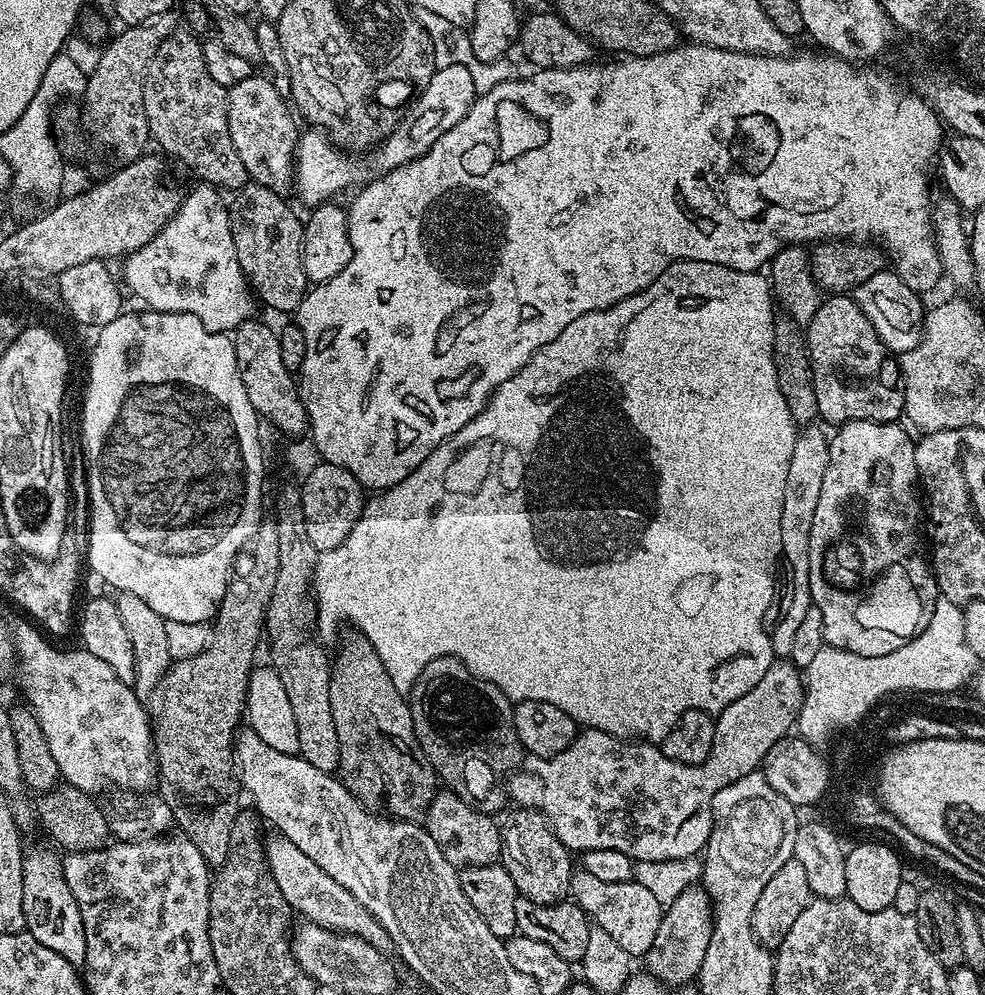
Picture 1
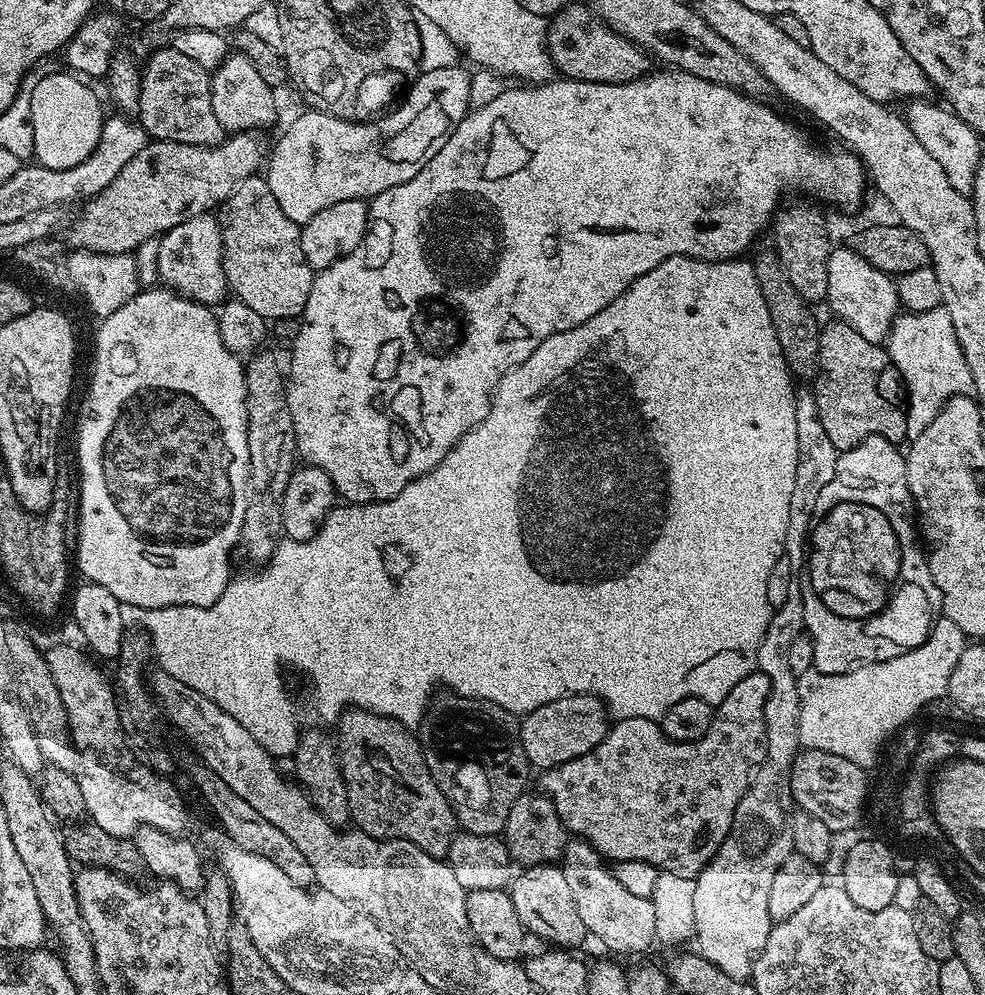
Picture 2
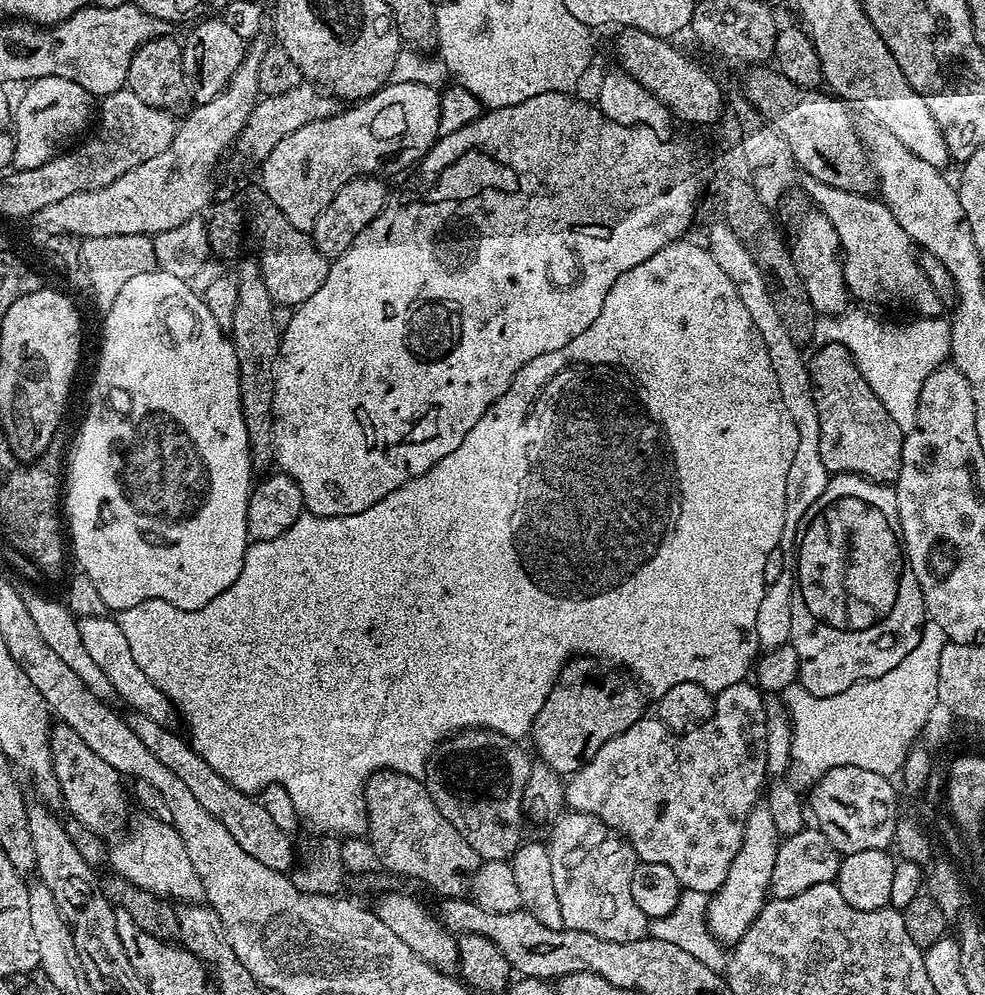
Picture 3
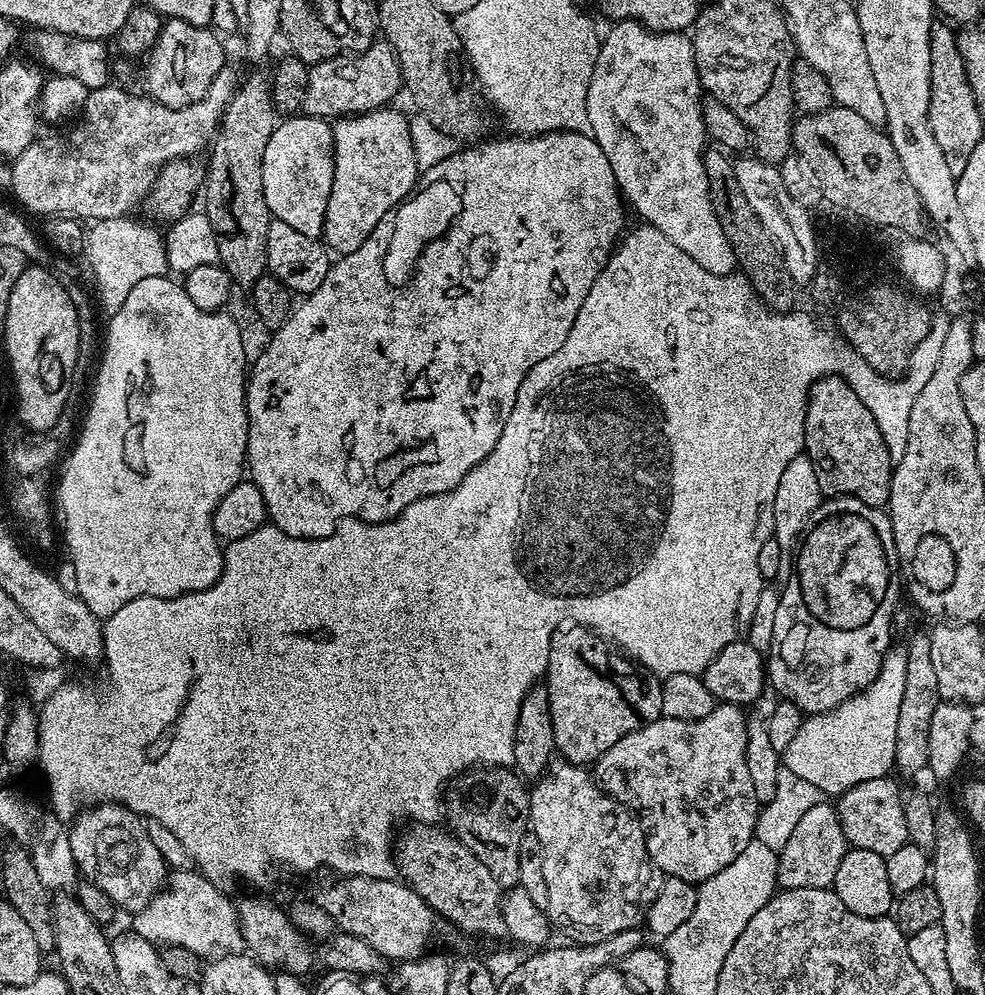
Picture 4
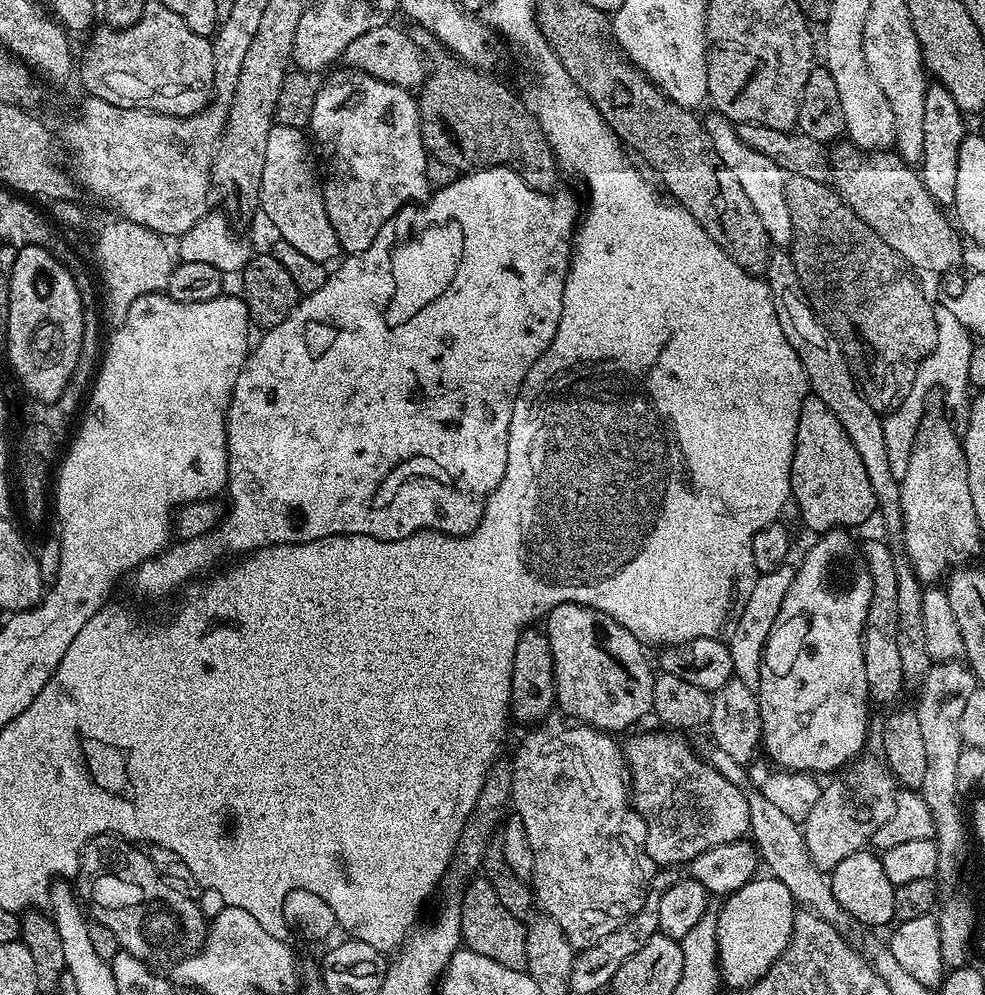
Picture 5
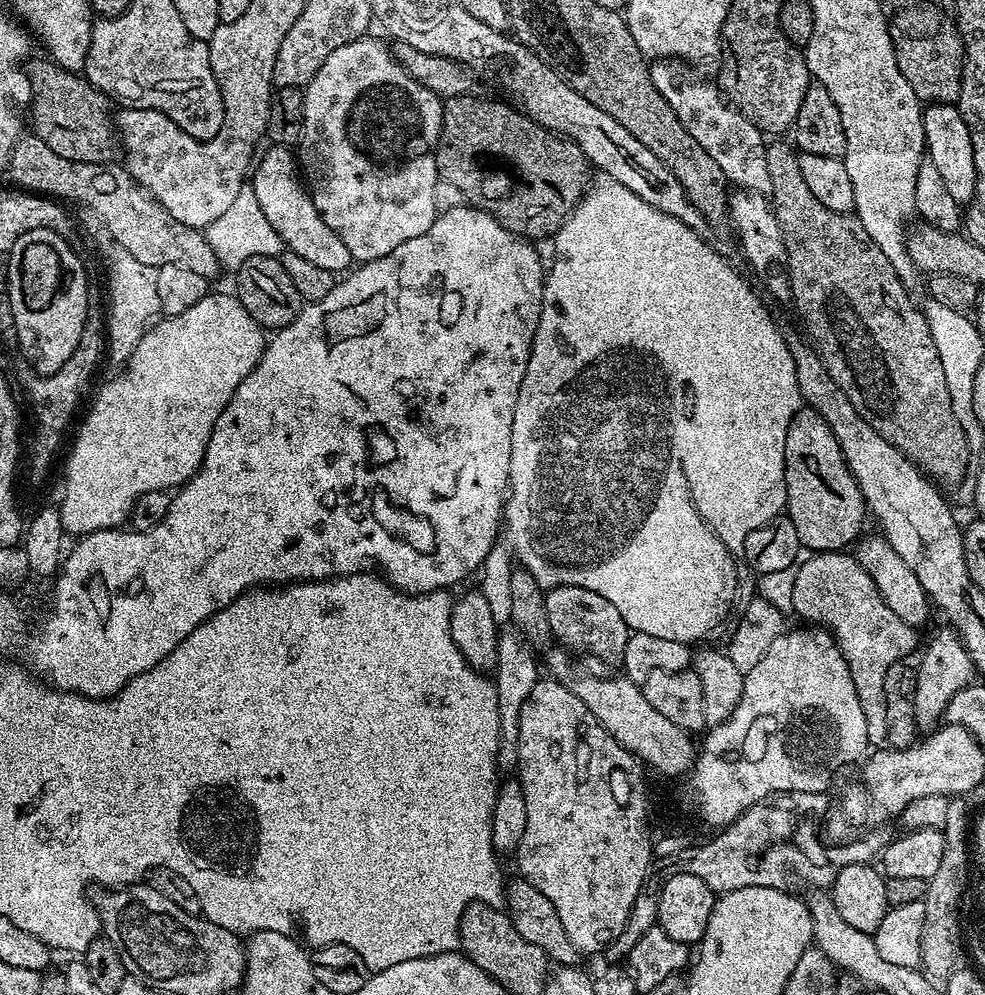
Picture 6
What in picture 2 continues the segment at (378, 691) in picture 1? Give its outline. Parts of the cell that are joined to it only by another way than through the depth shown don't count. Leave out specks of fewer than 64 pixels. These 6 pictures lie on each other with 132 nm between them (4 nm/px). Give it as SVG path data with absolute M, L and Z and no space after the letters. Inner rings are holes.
M354 707L343 712L338 727L338 759L348 795L351 823L375 840L409 840L414 842L414 846L426 850L426 854L447 857L448 847L458 832L458 821L452 805L448 803L426 766L424 749L421 748L419 739L392 717L379 716L367 712L365 708Z

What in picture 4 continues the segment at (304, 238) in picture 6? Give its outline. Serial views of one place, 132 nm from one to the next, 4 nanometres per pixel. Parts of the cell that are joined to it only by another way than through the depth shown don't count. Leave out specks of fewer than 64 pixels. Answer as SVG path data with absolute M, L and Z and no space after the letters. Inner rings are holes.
M295 114L277 123L274 134L270 134L270 141L266 144L262 166L263 197L272 219L286 222L286 226L299 230L301 234L323 237L326 202L330 202L330 186L334 186L335 149L336 139L332 136L332 124L327 119Z

